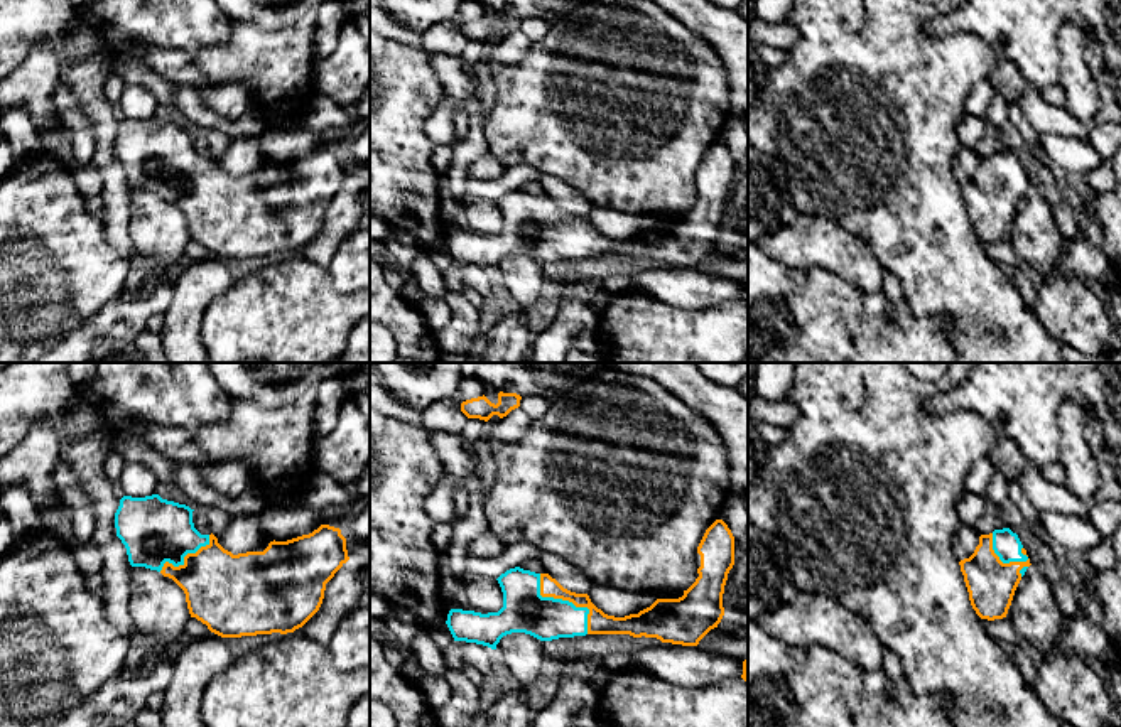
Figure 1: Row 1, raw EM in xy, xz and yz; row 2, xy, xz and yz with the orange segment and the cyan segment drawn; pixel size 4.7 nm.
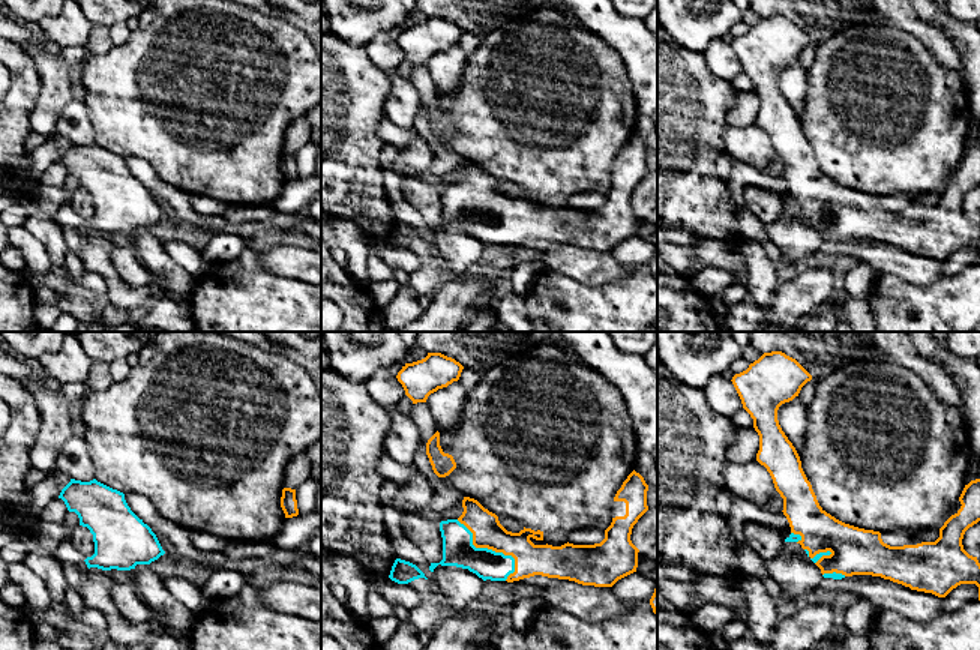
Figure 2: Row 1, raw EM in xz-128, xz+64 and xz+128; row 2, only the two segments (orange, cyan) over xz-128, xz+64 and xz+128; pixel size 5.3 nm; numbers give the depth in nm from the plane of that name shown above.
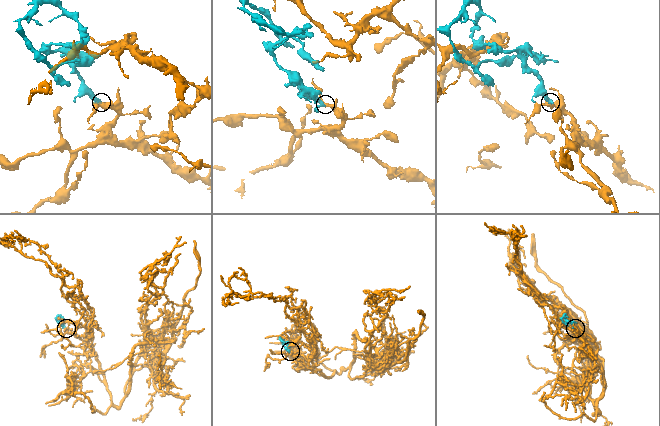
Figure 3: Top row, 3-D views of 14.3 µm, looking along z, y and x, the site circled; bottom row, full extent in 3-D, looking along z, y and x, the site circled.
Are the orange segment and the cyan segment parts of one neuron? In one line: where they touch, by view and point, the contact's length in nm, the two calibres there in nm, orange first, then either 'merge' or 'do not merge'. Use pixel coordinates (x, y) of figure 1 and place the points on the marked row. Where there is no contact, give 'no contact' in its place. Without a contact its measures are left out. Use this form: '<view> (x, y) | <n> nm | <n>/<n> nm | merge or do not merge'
xz (566, 599) | 380 nm | 110/220 nm | merge

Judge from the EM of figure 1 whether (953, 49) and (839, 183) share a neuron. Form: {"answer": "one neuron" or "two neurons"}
{"answer": "one neuron"}

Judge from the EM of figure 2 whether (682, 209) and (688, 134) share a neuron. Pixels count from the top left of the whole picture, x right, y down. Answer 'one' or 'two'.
one

